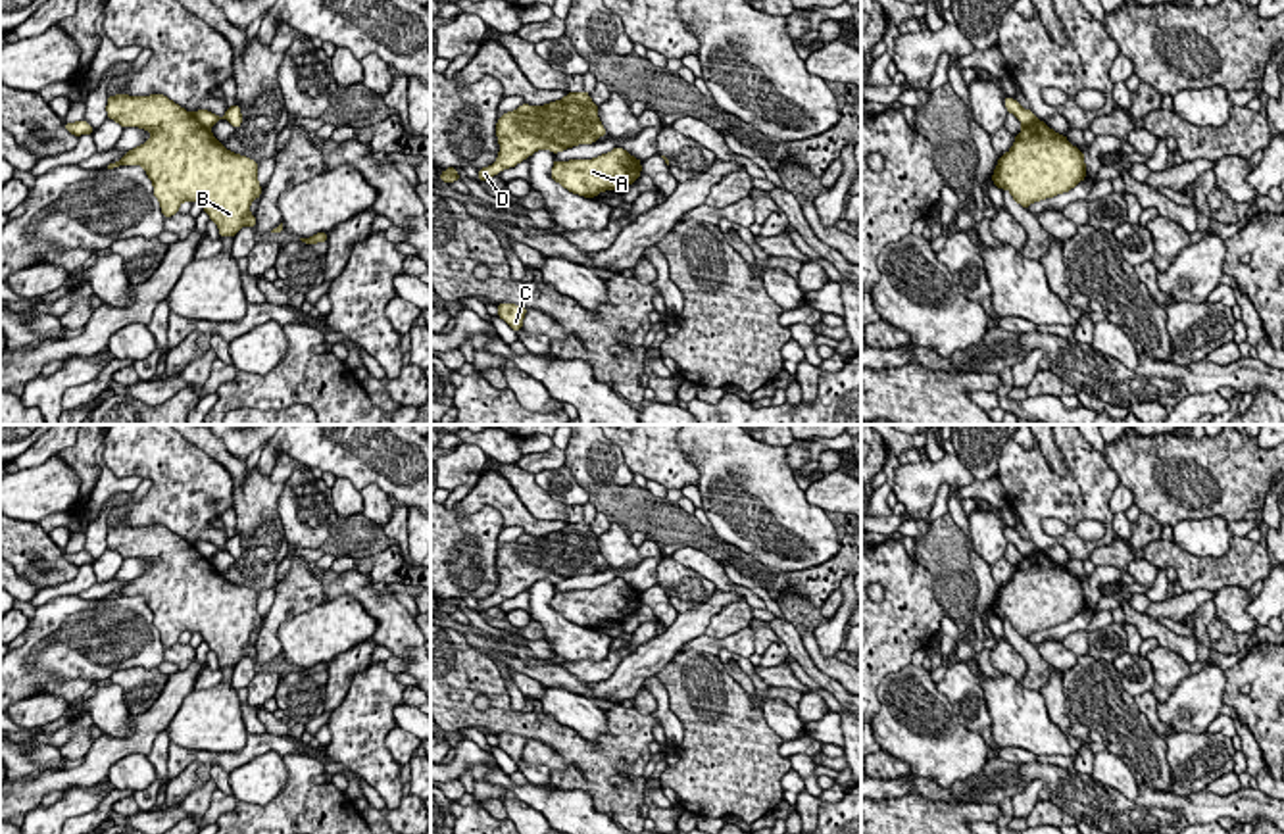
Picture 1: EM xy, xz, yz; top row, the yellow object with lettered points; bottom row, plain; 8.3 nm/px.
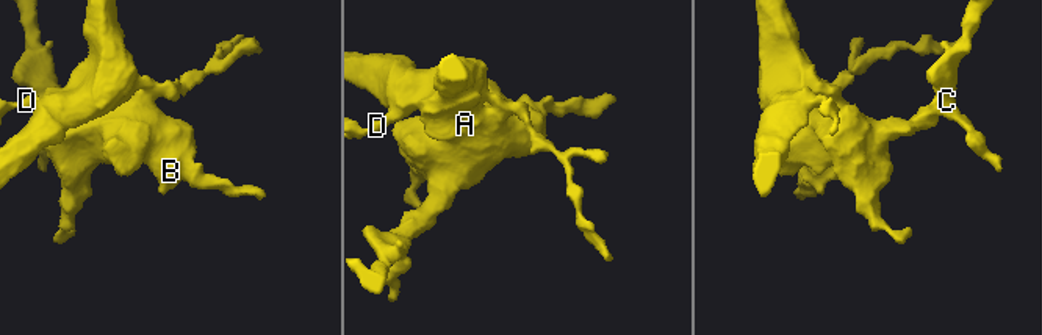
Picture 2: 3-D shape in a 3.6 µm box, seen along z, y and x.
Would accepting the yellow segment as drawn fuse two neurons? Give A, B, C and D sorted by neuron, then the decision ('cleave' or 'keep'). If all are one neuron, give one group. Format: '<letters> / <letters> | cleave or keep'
A B C / D | cleave

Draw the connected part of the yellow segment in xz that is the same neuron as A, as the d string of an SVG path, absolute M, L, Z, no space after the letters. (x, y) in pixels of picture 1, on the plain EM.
M613 578L592 590L554 590L552 609L573 625L594 628L604 621L625 621L640 607L636 588L623 578Z

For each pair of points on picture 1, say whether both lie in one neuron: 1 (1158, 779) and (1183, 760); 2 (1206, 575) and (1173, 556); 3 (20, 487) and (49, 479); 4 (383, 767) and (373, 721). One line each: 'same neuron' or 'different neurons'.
1: different neurons
2: same neuron
3: same neuron
4: same neuron

